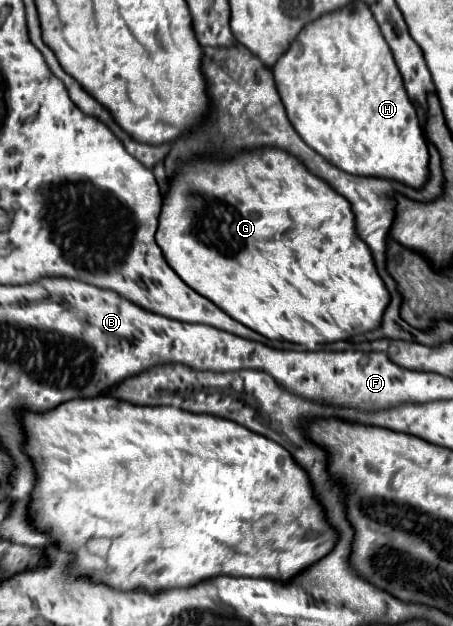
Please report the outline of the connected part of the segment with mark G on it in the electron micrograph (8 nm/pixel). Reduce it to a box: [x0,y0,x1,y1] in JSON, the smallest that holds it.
[157,148,391,348]

